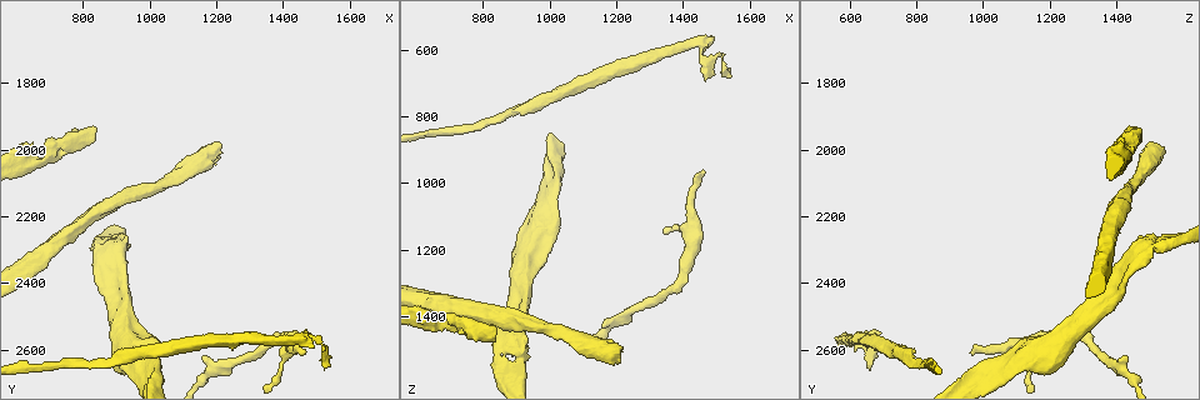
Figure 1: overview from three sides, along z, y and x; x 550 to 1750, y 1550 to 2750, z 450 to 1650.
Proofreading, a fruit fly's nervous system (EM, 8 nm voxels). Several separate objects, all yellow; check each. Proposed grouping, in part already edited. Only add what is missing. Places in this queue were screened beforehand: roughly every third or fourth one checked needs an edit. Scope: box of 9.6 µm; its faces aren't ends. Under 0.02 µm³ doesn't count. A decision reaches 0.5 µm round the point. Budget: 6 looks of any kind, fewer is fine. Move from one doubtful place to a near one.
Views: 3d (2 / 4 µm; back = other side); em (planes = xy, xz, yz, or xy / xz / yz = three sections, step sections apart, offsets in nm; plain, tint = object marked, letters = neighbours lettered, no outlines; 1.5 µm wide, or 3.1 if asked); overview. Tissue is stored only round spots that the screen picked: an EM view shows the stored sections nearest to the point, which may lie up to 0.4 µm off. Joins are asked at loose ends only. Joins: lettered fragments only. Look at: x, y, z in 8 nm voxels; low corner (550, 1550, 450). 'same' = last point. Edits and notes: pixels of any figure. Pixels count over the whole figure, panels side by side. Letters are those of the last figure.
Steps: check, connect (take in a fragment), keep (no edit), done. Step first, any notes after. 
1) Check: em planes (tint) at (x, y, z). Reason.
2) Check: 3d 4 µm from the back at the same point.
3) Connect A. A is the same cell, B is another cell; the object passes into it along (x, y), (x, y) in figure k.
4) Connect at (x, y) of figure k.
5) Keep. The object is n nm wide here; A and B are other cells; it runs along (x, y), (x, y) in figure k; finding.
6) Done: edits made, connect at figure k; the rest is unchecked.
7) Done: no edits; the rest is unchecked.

Check: 3d 4 µm at (1220, 1980, 1490). Free end.

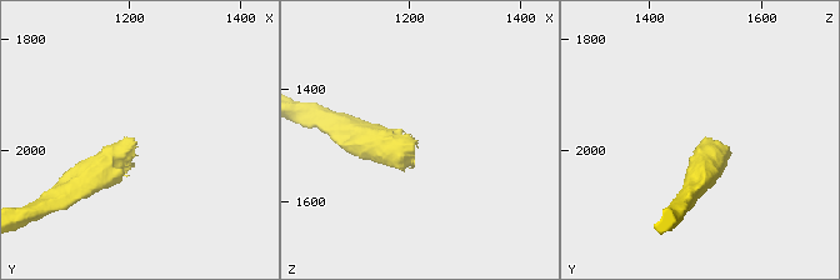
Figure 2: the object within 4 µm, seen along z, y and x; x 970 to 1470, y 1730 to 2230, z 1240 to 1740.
Check: em planes (letters) at (1210, 1985, 1490). Need the tissue.

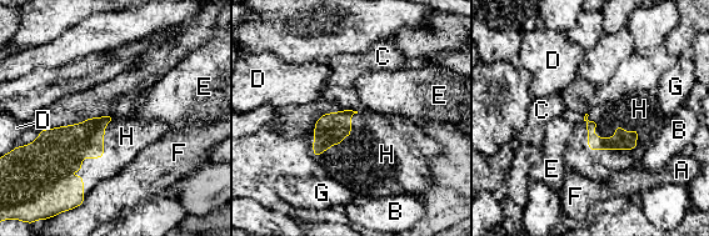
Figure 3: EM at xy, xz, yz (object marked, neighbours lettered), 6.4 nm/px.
Connect H. H is the same cell, A, B, C, D, E, F and G are other cells; the object passes into it along (622, 140), (595, 149), (599, 165) in figure 3; it goes on there.

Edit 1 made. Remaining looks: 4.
Check: overview. See it whole again.

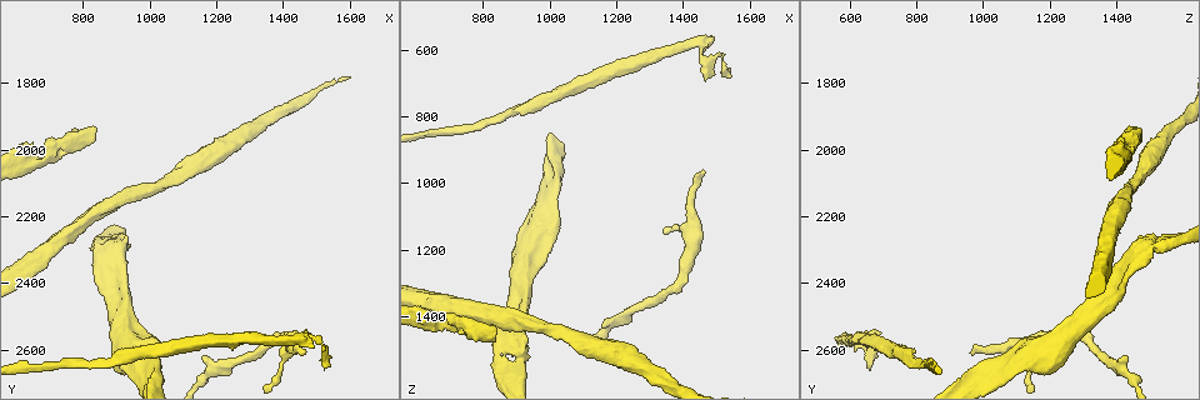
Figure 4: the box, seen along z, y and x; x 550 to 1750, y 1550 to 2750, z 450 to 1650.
Check: em planes (letters) at (1460, 2610, 960). An open end.

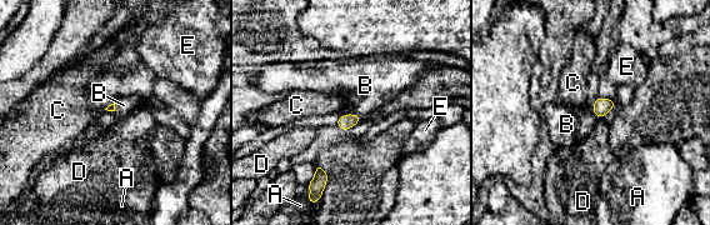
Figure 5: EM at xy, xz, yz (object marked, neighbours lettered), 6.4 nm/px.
Connect B. B is the same cell, A, C, D and E are other cells; the object passes into it along (346, 121), (351, 114), (365, 85) in figure 5; it goes on there.

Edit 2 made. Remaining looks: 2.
Check: 3d 4 µm at (1460, 2550, 700). An open end.

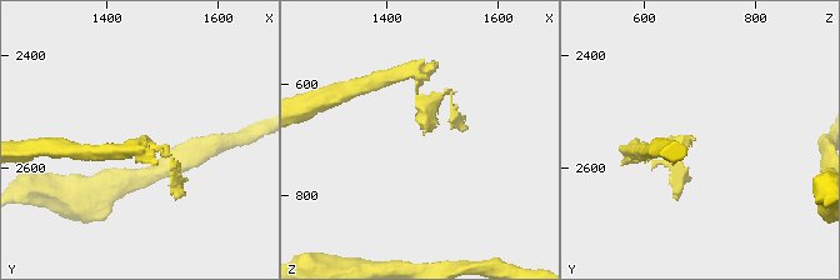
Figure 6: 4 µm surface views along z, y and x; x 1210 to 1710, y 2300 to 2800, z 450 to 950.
Check: em planes (letters) at (1465, 2545, 695).

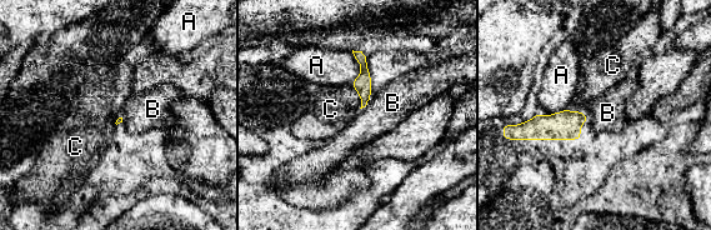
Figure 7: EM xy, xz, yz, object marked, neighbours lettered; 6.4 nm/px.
Keep. A, B and C are other cells; none of them fits.

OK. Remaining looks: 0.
Done: edits made, connect at figure 3, connect at figure 5; the rest is unchecked.

